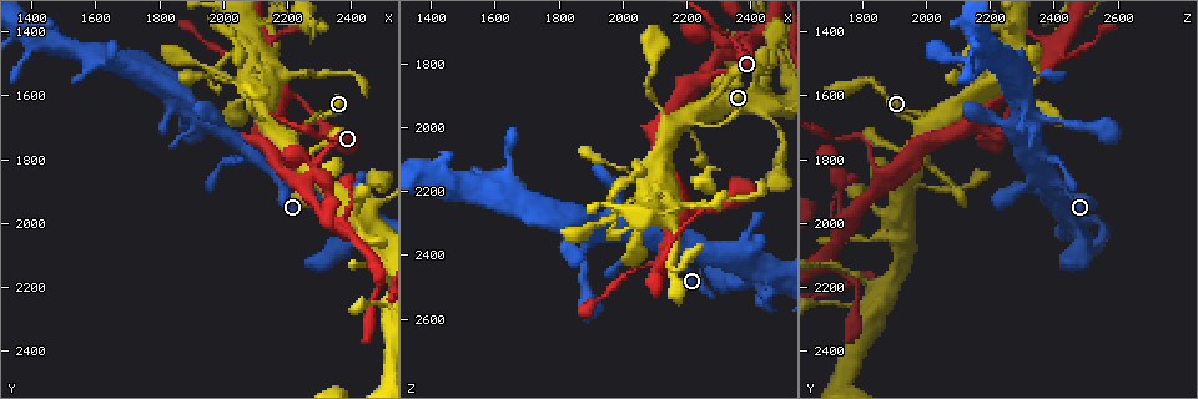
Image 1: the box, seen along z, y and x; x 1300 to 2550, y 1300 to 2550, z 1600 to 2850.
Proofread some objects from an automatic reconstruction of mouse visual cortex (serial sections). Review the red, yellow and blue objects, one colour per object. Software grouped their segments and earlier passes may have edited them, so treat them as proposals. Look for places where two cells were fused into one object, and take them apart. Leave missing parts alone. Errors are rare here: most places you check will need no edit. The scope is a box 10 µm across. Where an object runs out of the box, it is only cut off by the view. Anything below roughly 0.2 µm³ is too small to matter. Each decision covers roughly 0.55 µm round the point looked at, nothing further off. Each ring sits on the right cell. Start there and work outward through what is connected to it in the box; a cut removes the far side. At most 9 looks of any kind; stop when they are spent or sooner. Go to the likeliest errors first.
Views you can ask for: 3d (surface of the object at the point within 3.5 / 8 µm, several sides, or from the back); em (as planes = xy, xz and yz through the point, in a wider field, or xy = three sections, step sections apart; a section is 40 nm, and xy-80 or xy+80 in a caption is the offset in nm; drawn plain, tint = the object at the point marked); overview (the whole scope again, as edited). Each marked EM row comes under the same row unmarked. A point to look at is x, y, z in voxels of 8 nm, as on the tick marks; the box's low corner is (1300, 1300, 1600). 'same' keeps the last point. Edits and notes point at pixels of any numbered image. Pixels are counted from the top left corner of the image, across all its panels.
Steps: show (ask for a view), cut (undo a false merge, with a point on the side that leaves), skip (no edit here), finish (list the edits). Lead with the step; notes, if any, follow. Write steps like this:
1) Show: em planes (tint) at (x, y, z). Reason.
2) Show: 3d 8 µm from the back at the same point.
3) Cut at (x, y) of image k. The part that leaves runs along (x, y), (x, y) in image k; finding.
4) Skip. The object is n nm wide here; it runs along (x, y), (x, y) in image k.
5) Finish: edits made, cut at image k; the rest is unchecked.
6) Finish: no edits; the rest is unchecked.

Show: 3d 3.5 µm from the back at (2330, 1990, 1760). Branch point.

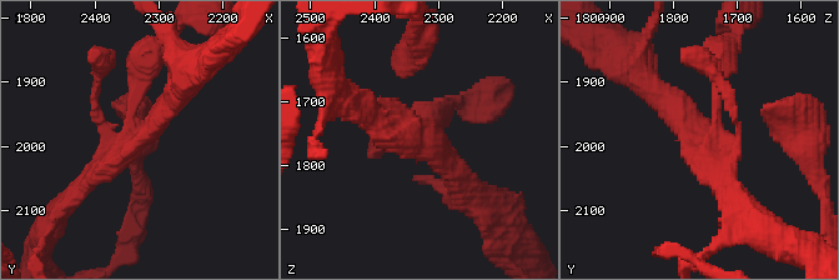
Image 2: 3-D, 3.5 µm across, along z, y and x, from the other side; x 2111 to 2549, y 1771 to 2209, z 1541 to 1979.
Show: em xy step 1 (tint) at (2320, 1990, 1765).

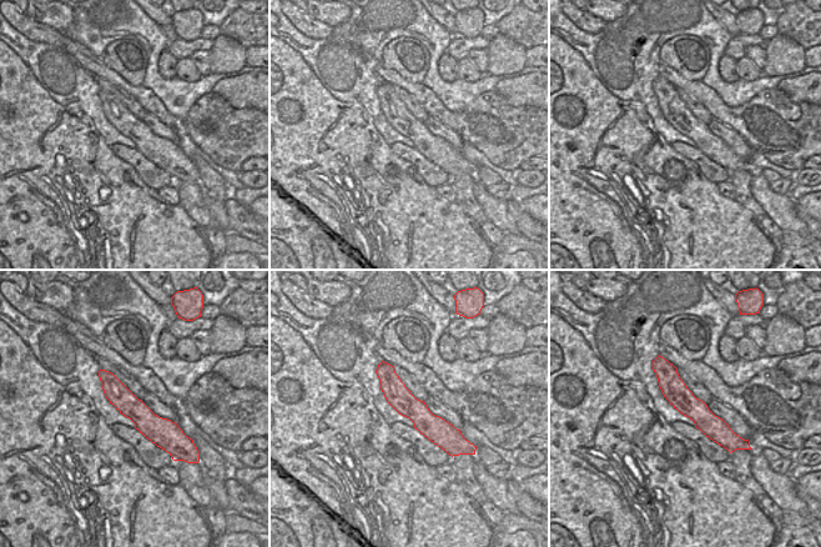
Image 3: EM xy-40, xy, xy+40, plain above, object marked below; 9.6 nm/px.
Skip. It runs along (186, 80), (155, 126), (83, 188) in image 2; all the same cell.

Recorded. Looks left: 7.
Show: 3d 3.5 µm at (2420, 2000, 2460). Thin neck.

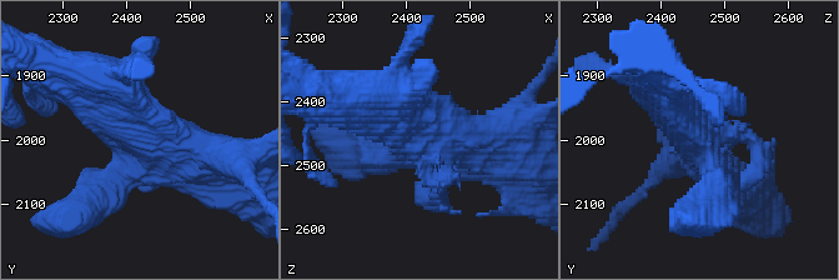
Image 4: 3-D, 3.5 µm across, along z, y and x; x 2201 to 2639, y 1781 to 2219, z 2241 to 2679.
Show: em xy step 5 (tint) at (2420, 1995, 2450). Need the tissue.

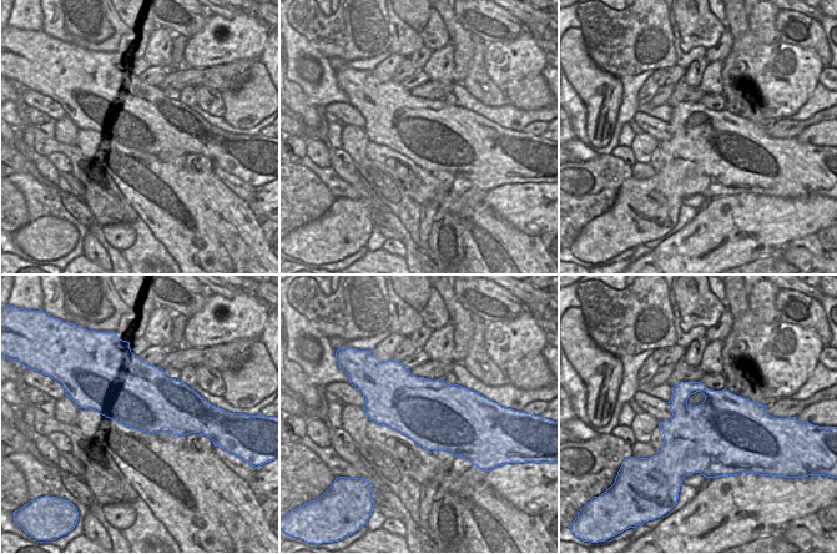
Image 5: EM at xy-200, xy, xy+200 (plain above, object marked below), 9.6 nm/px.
Skip. It runs along (672, 89), (717, 174), (713, 193) in image 4; all the same cell.

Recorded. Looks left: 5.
Show: 3d 3.5 µm at (2190, 1600, 2250). Thin arm on a thick one.

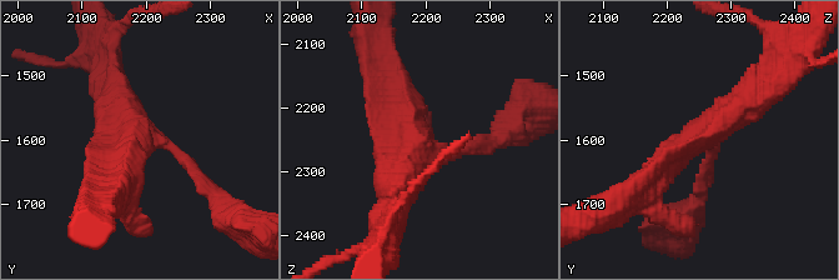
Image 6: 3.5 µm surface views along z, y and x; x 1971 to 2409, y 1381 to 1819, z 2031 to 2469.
Show: em xy step 2 (tint) at (2180, 1600, 2245). 3 arms meet here; the arms are 150, 350, 450 nm wide.

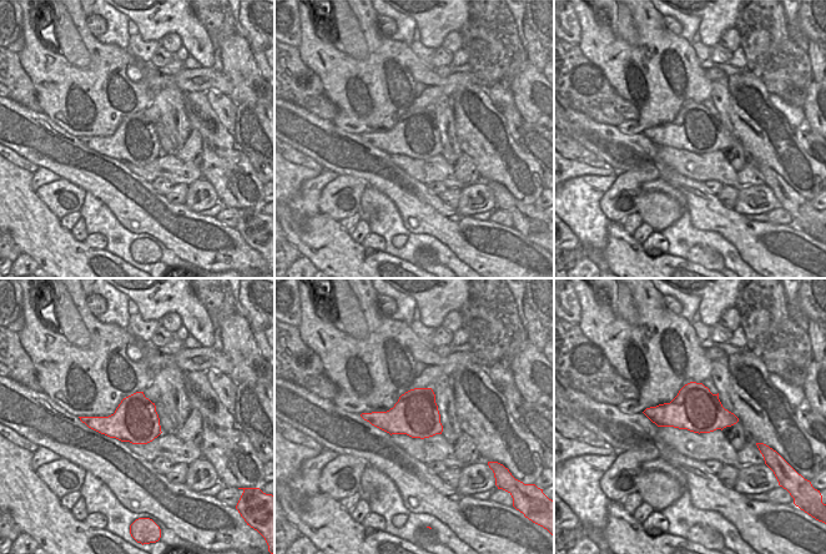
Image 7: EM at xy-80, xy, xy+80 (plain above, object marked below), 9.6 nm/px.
Skip. The object is 440 nm wide here; it runs along (639, 191), (681, 149), (760, 91) in image 6; one cell here.

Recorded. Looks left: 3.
Show: 3d 3.5 µm at (2200, 1750, 1970).

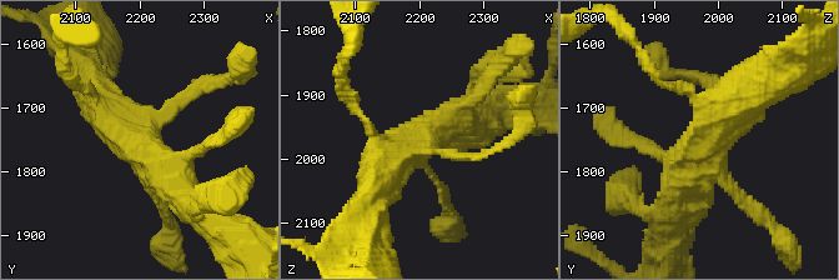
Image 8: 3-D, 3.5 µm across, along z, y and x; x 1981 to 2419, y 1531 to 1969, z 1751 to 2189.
Show: em xy step 2 (tint) at (2210, 1750, 1975).

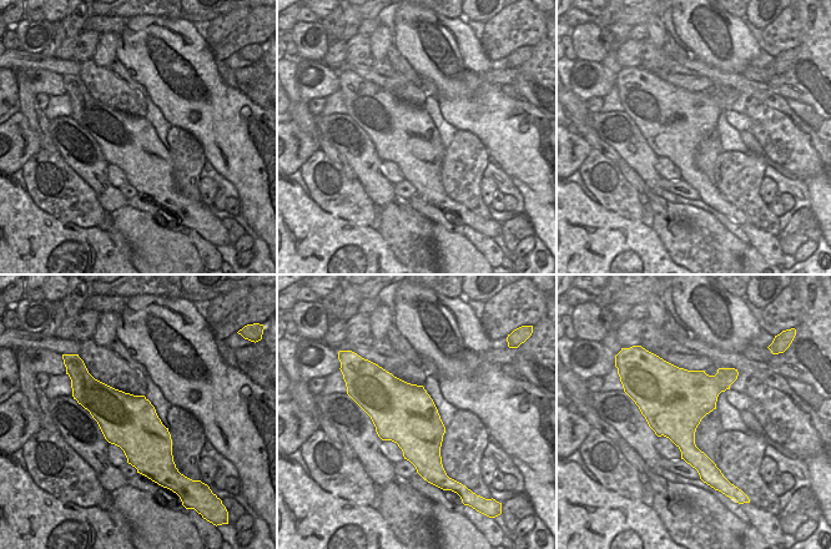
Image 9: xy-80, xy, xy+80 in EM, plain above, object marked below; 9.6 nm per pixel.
Show: em xy step 3 (tint) at the same point.

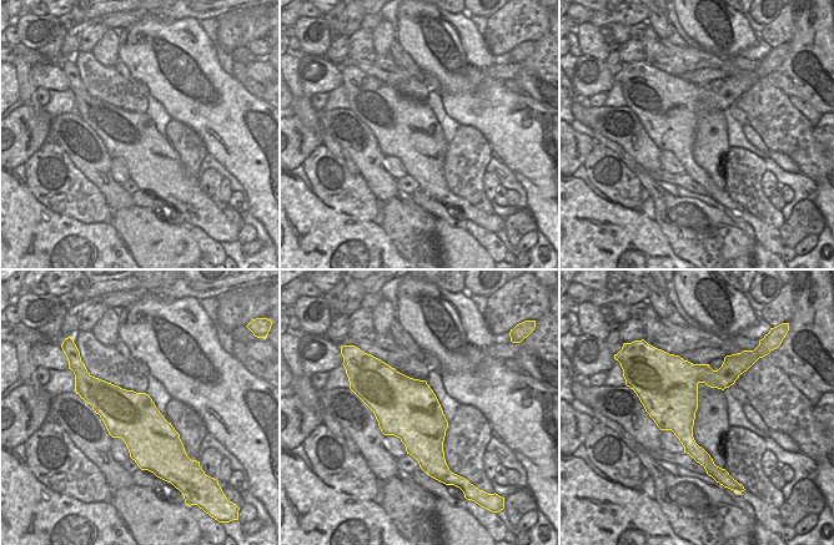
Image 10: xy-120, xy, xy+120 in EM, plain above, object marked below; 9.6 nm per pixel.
Skip. The object is 600 nm wide here; it runs along (482, 158), (410, 141), (375, 183) in image 8; continuous, no second cell.

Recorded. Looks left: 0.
Finish: no edits; the rest is unchecked.

